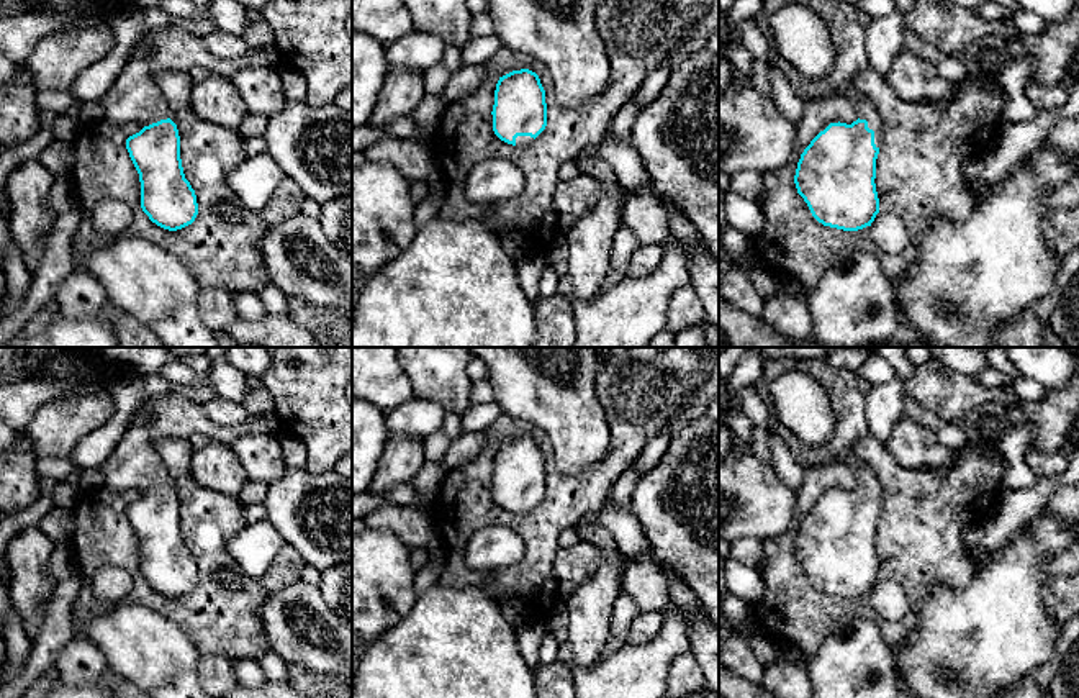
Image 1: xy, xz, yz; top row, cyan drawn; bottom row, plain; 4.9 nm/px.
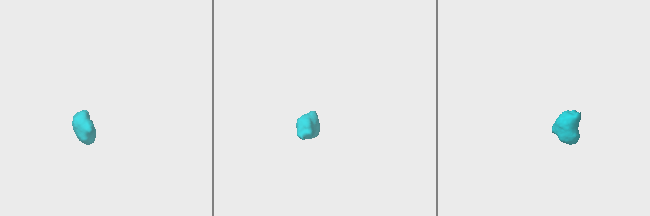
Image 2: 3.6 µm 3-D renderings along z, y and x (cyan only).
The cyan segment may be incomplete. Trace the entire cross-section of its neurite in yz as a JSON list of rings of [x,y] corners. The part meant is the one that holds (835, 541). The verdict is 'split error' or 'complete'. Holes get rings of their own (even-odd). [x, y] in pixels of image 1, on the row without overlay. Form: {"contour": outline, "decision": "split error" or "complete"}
{"contour": [[[827,357],[820,359],[761,359],[763,375],[755,383],[760,398],[763,400],[768,411],[770,431],[778,434],[788,449],[791,451],[794,460],[802,469],[814,469],[824,464],[830,464],[835,457],[846,462],[856,474],[858,487],[851,492],[846,490],[830,490],[824,498],[820,498],[810,511],[801,521],[797,529],[794,551],[797,560],[807,570],[812,583],[824,593],[858,598],[871,593],[876,582],[879,580],[879,565],[876,559],[876,526],[881,513],[881,485],[874,472],[863,465],[853,454],[853,446],[868,434],[868,423],[865,416],[865,395],[858,388],[858,377],[850,369],[833,367],[828,364]],[[802,370],[820,380],[825,392],[828,393],[830,405],[835,411],[835,433],[832,439],[820,446],[810,446],[801,442],[792,431],[789,431],[774,410],[771,400],[771,383],[786,372]]], "decision": "split error"}

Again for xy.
{"contour": [[[175,390],[149,397],[141,408],[152,413],[152,421],[128,426],[100,469],[105,475],[105,488],[144,492],[139,500],[126,506],[126,516],[139,541],[141,575],[157,593],[177,598],[195,588],[198,570],[183,541],[178,496],[170,487],[167,467],[156,447],[157,441],[188,439],[201,433],[231,446],[242,436],[278,436],[282,426],[270,415],[249,416],[234,426],[216,424],[205,415],[203,405]]], "decision": "split error"}

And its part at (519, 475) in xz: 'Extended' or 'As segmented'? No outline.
Extended

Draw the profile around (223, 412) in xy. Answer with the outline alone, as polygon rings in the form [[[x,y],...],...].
[[[214,397],[203,403],[205,415],[216,424],[234,426],[244,423],[249,415],[244,405]]]

